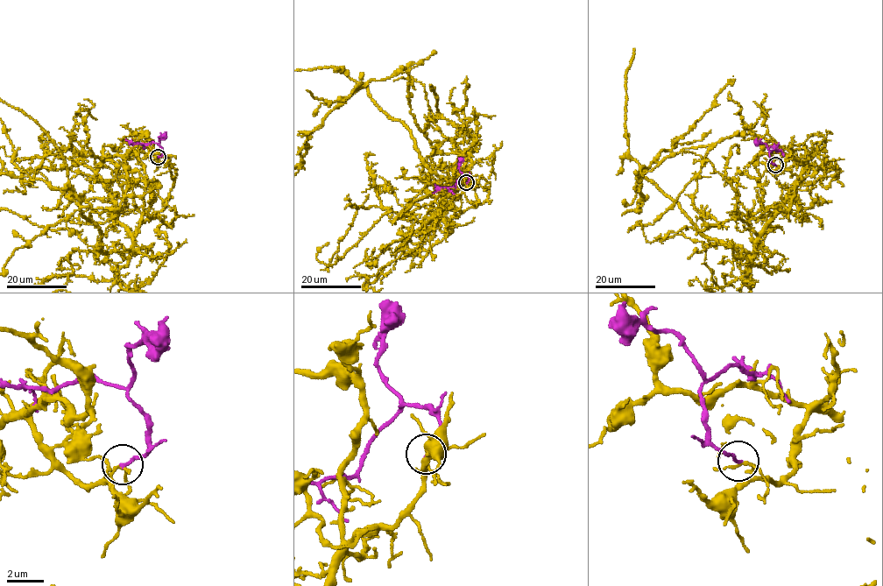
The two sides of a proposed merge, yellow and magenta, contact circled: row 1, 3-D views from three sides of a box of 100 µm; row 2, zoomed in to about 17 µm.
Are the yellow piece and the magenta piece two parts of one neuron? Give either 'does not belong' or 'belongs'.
does not belong

